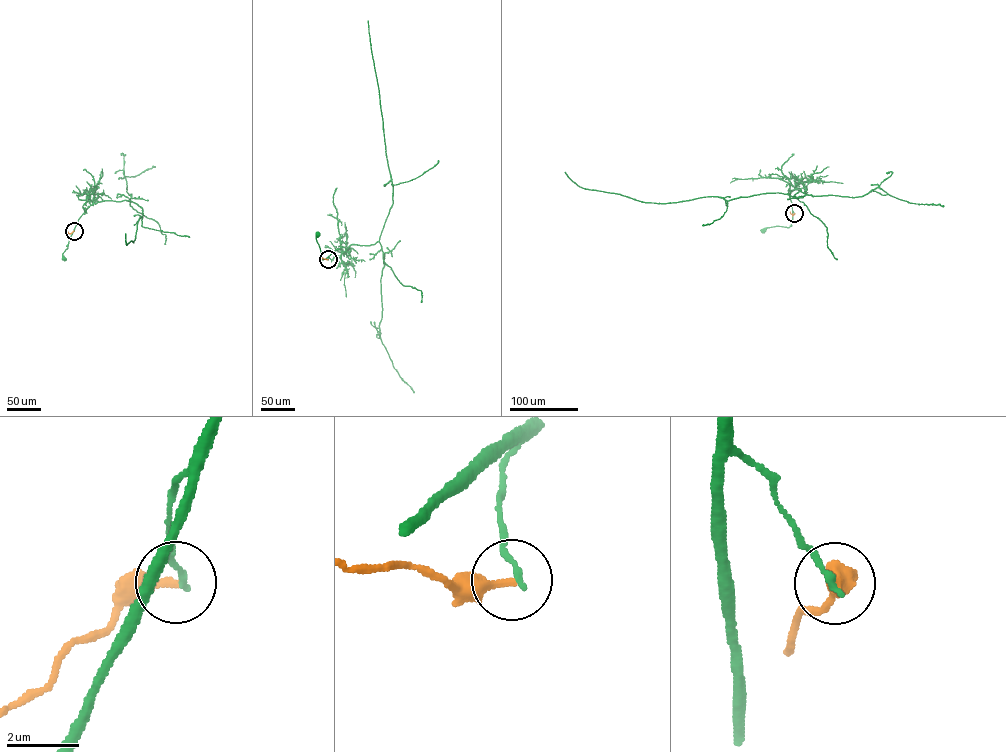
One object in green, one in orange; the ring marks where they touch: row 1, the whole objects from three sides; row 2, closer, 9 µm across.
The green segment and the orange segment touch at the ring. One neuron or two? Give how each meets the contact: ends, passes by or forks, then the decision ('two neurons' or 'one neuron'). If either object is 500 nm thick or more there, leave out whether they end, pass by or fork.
green ends | orange ends | two neurons

